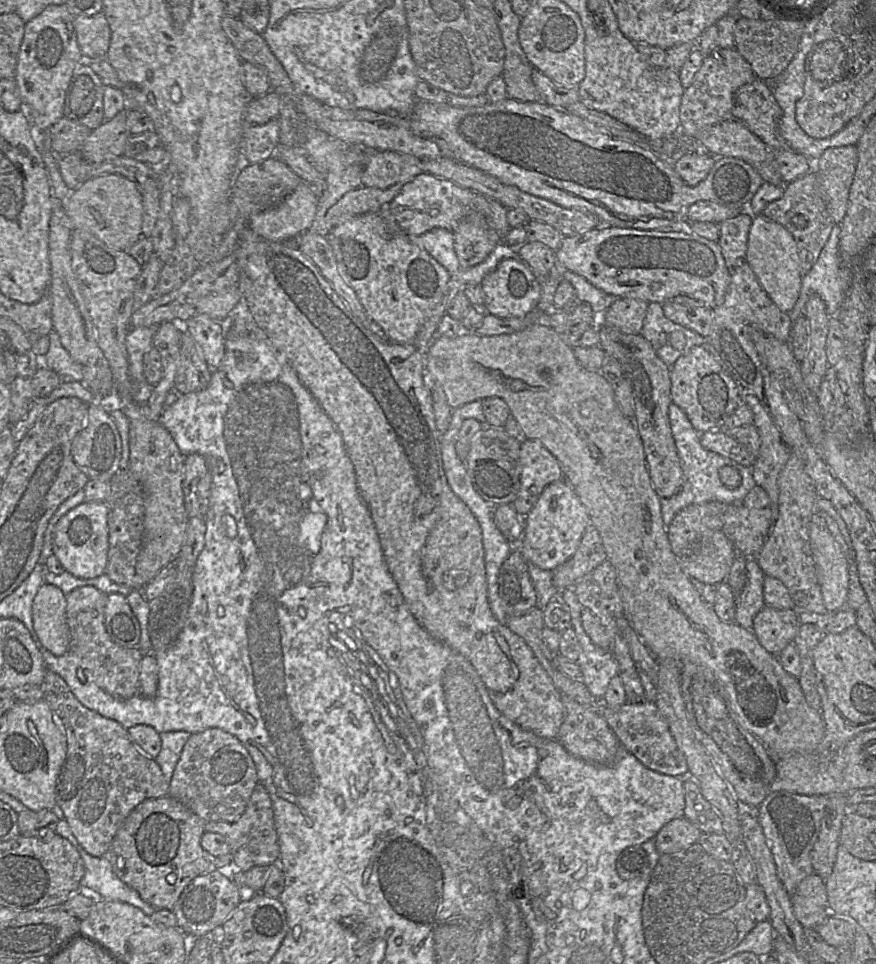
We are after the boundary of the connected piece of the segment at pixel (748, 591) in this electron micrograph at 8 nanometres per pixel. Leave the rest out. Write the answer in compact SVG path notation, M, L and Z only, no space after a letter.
M747 558L746 582L742 590L735 594L735 623L742 628L751 629L755 615L762 609L764 573L755 558Z

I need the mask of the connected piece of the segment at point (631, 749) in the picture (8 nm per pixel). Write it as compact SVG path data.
M654 701L625 702L620 707L600 704L601 714L621 745L645 767L661 774L684 778L688 774L684 755L679 750L669 726Z

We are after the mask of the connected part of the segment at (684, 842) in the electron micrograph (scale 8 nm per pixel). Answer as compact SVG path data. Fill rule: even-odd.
M685 818L672 819L656 833L655 847L659 854L685 850L697 843L701 831Z

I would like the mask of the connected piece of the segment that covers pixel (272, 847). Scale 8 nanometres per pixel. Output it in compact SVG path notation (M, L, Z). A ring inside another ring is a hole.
M257 783L247 807L235 822L206 822L205 832L222 835L230 849L233 859L233 870L246 872L254 866L270 866L279 863L280 848L274 824L274 814L270 795L266 788Z

